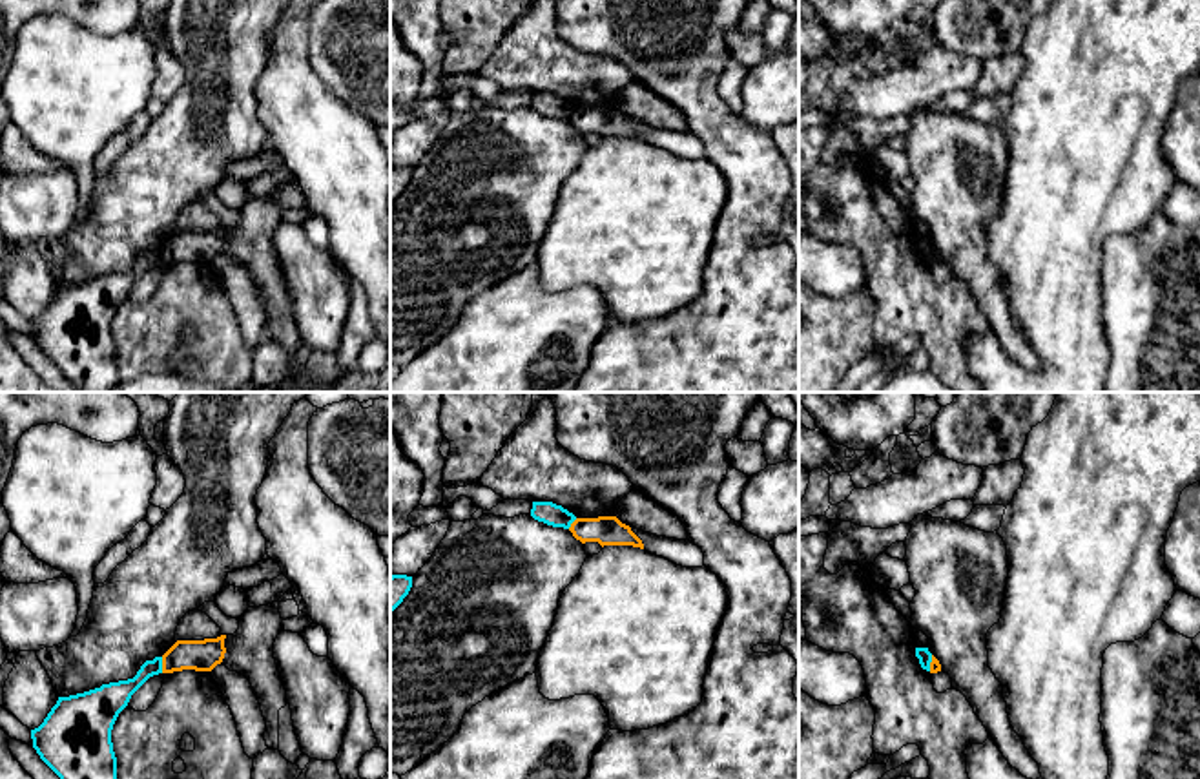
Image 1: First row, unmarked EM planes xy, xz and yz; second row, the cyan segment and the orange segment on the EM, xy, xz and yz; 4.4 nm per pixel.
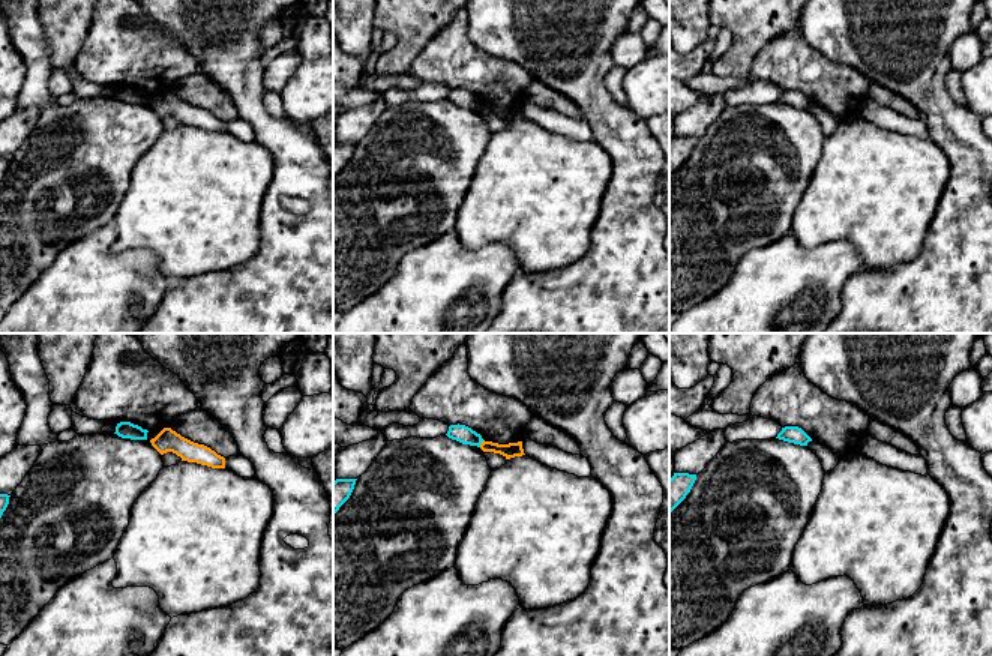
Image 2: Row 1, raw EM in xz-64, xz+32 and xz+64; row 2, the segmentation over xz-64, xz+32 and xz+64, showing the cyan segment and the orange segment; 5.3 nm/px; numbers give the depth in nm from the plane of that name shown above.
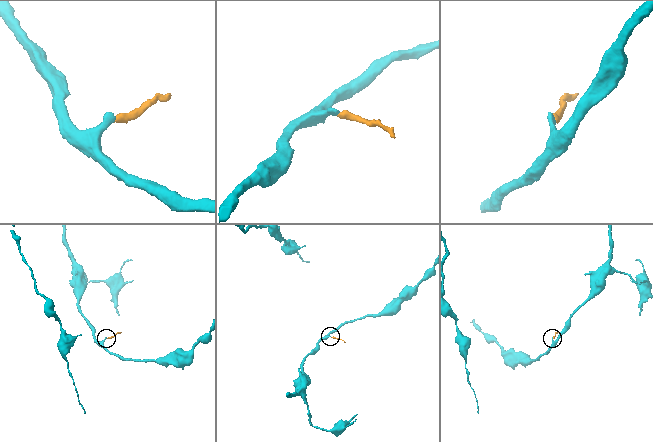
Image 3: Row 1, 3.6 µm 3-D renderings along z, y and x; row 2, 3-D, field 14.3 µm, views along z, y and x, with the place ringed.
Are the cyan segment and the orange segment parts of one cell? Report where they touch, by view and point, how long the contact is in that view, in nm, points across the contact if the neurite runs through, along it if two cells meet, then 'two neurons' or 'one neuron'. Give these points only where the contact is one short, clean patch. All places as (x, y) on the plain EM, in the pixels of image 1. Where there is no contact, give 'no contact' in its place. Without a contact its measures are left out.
xy (161, 256) | 70 nm | along xy (161, 249), (163, 263) | two neurons

